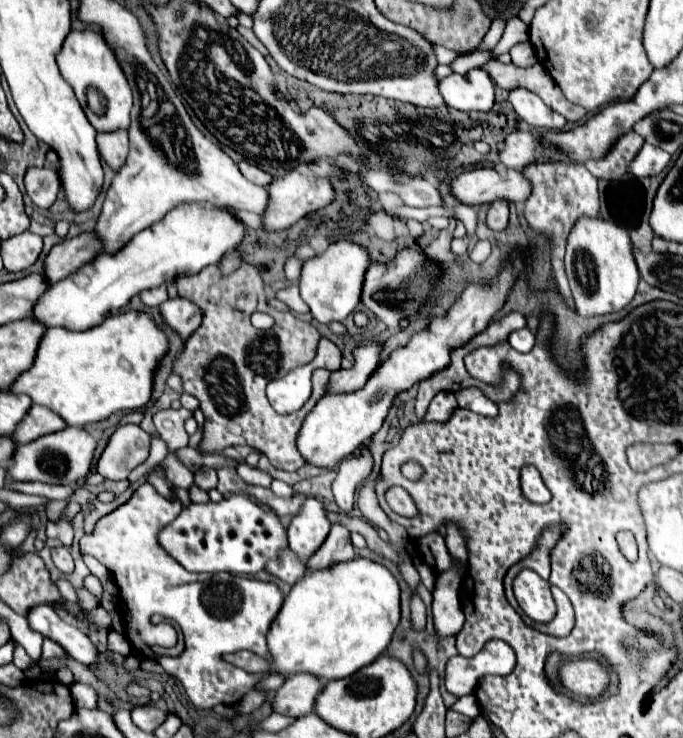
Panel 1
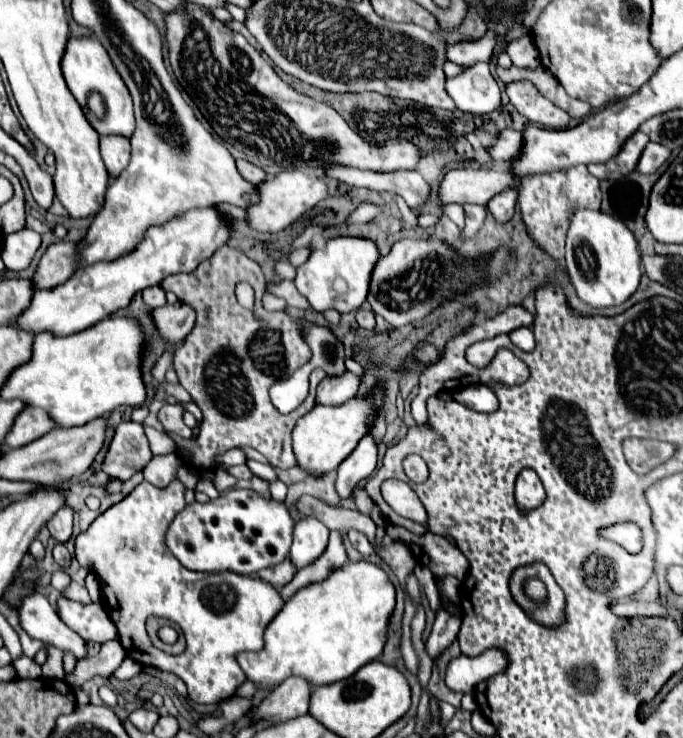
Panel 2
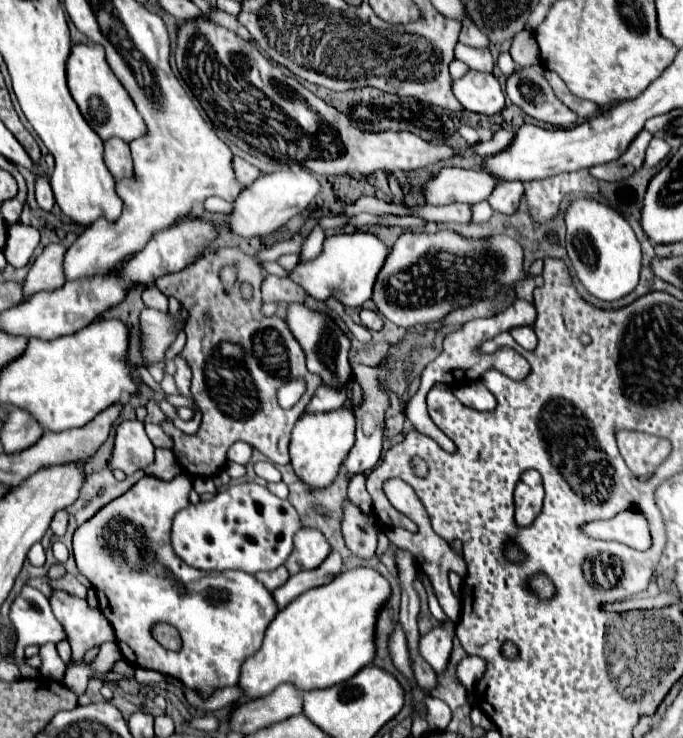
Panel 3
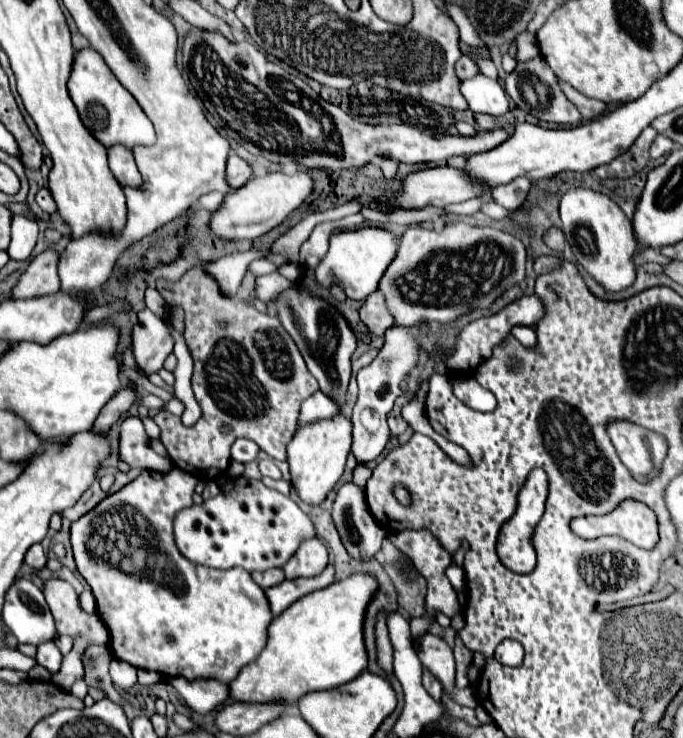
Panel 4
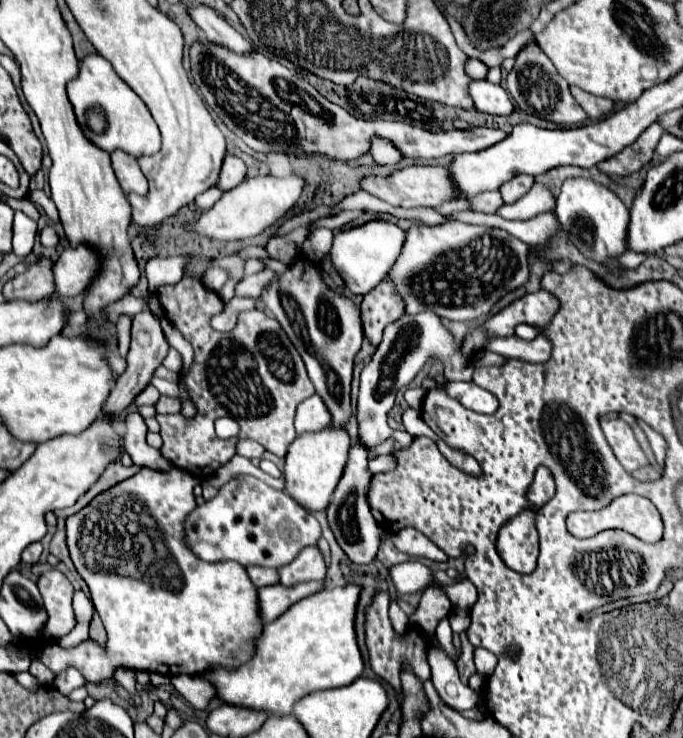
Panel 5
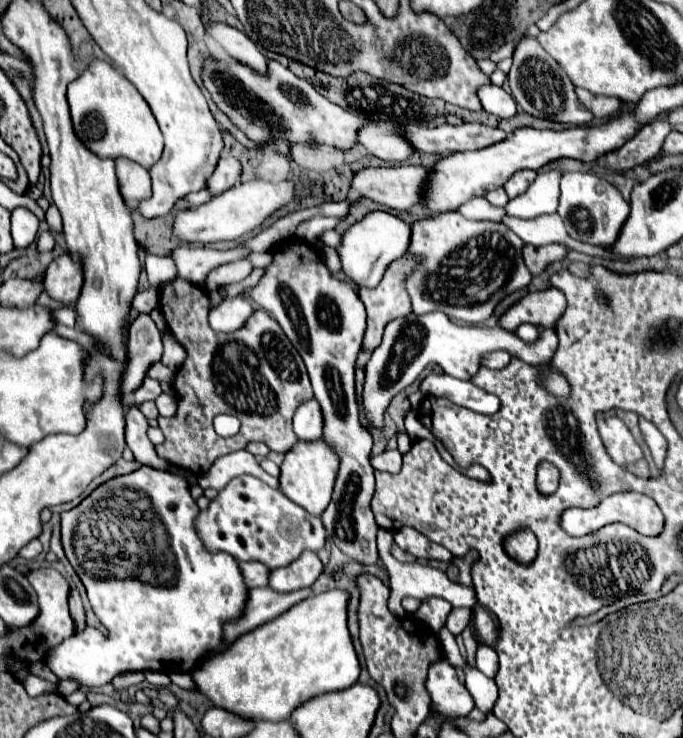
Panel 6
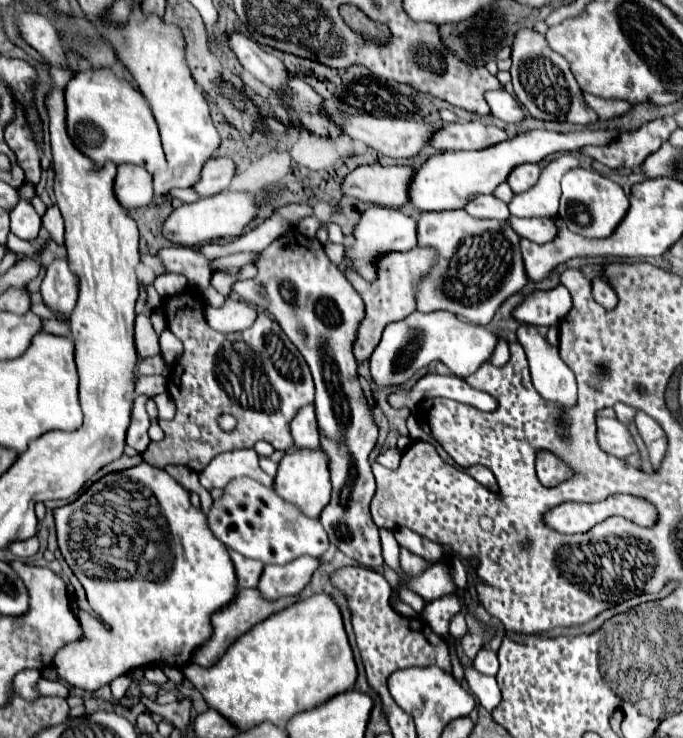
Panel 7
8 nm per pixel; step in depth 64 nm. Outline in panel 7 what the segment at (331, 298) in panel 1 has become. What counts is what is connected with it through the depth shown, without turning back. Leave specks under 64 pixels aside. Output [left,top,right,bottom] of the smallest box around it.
[346,206,416,280]

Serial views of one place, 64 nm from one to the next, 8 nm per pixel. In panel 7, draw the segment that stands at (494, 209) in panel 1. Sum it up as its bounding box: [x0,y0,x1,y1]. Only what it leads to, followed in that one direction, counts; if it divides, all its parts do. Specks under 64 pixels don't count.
[508,164,542,194]

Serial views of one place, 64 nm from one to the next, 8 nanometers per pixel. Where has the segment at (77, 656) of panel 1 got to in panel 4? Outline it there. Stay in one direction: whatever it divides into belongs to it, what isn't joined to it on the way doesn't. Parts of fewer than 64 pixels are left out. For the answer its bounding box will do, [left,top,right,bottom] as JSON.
[2,578,56,644]

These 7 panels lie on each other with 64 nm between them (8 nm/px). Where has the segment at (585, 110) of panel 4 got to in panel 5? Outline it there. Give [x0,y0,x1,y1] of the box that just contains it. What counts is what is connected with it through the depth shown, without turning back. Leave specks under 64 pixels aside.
[570,86,614,120]

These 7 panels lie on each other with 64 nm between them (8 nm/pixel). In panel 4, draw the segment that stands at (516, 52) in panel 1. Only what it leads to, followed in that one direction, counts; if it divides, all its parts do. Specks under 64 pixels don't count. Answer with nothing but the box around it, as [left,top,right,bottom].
[516,32,538,62]

